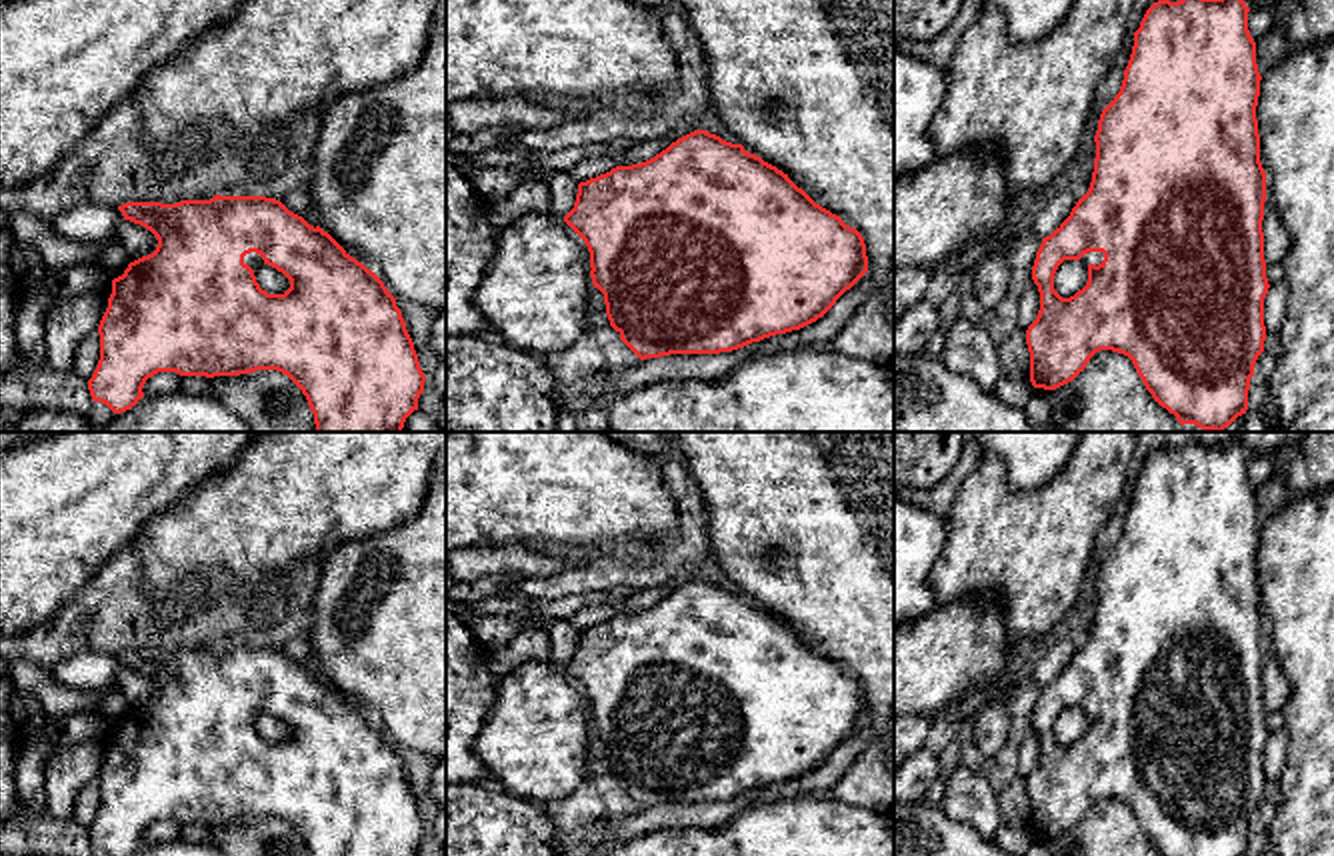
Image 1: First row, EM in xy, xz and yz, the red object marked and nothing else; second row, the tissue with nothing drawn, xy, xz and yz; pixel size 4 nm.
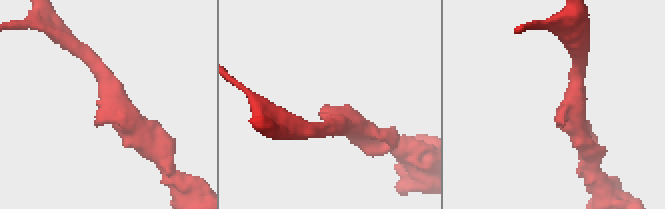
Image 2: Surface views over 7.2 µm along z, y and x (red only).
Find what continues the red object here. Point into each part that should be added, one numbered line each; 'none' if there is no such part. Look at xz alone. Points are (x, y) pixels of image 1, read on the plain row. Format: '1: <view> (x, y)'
none

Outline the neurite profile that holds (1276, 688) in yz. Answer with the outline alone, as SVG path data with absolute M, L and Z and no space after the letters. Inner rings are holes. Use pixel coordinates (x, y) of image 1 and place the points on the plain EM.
M1268 646L1264 650L1262 680L1264 680L1264 708L1266 708L1266 712L1282 712L1282 708L1288 700L1288 694L1290 694L1290 684L1278 664L1276 654Z

